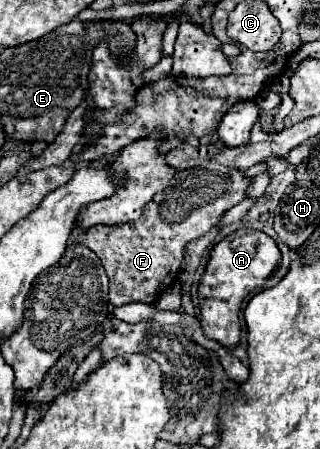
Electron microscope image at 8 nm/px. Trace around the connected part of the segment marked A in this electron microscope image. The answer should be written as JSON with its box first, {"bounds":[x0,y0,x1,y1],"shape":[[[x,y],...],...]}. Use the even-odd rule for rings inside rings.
{"bounds":[198,230,280,348],"shape":[[[238,230],[220,240],[210,252],[210,262],[198,284],[200,298],[200,324],[208,338],[218,340],[226,348],[236,348],[240,342],[240,308],[244,296],[264,286],[266,278],[272,276],[280,262],[280,250],[268,234],[260,230]]]}

